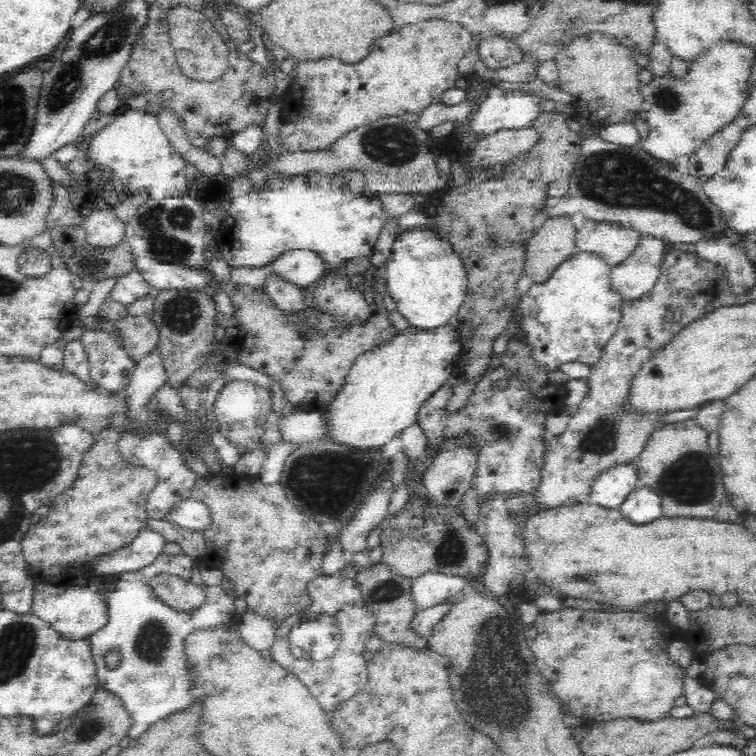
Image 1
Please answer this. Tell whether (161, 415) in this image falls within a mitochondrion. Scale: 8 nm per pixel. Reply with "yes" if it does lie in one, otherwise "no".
no

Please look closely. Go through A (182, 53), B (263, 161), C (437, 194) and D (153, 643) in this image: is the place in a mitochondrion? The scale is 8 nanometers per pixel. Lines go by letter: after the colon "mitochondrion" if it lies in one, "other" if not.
A: other
B: other
C: other
D: mitochondrion

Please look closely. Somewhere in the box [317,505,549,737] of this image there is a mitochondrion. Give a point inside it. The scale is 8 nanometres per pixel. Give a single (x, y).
(506, 696)

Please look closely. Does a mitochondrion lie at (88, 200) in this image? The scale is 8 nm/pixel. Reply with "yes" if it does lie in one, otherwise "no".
no

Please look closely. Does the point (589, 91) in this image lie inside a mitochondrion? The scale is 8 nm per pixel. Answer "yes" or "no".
no

